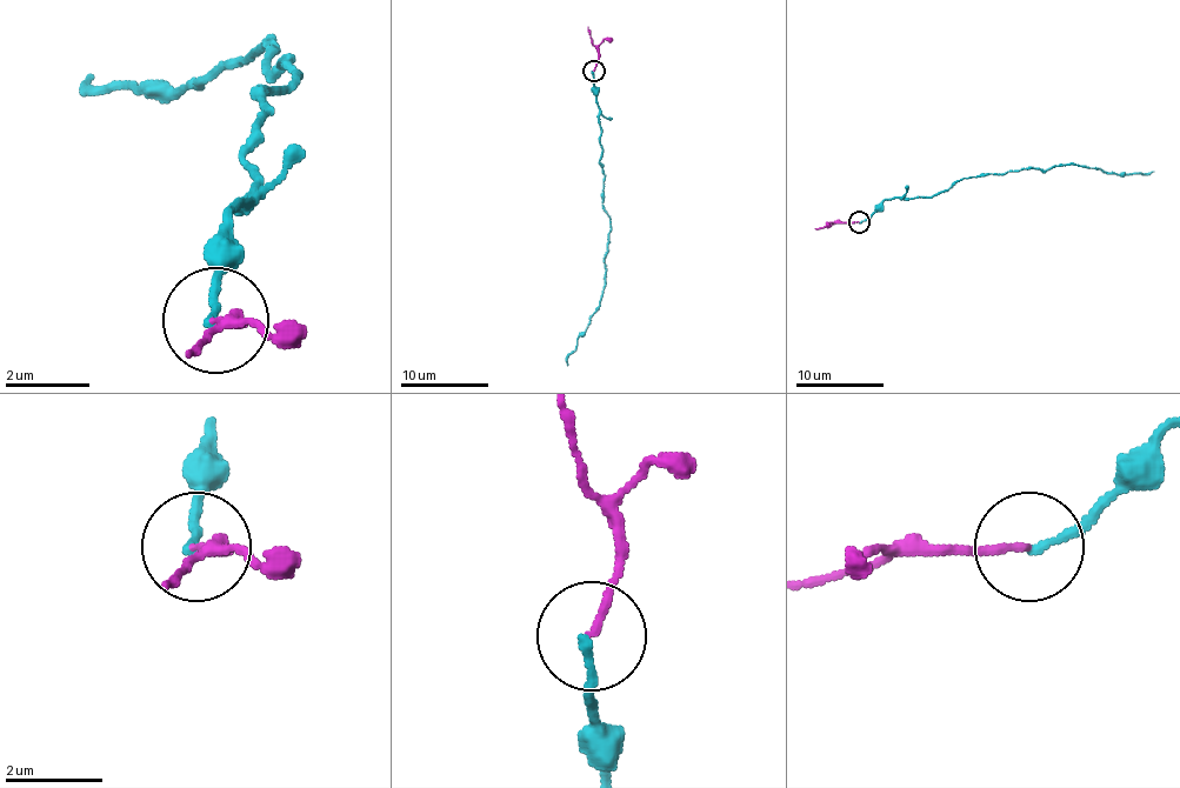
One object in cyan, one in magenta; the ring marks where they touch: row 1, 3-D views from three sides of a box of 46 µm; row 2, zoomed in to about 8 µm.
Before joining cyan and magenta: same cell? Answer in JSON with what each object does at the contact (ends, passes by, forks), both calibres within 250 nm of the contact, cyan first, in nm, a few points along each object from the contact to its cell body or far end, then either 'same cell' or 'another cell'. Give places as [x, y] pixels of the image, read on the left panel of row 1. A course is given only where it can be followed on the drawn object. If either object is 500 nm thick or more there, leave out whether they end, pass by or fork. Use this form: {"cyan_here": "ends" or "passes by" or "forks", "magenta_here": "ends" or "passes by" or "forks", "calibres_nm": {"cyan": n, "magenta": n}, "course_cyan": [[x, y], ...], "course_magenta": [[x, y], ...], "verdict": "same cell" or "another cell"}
{"cyan_here": "ends", "magenta_here": "ends", "calibres_nm": {"cyan": 140, "magenta": 140}, "course_cyan": [[212, 324], [265, 91], [297, 80], [265, 69], [275, 48], [191, 91], [95, 80]], "course_magenta": [[212, 324], [233, 324], [191, 355]], "verdict": "same cell"}

